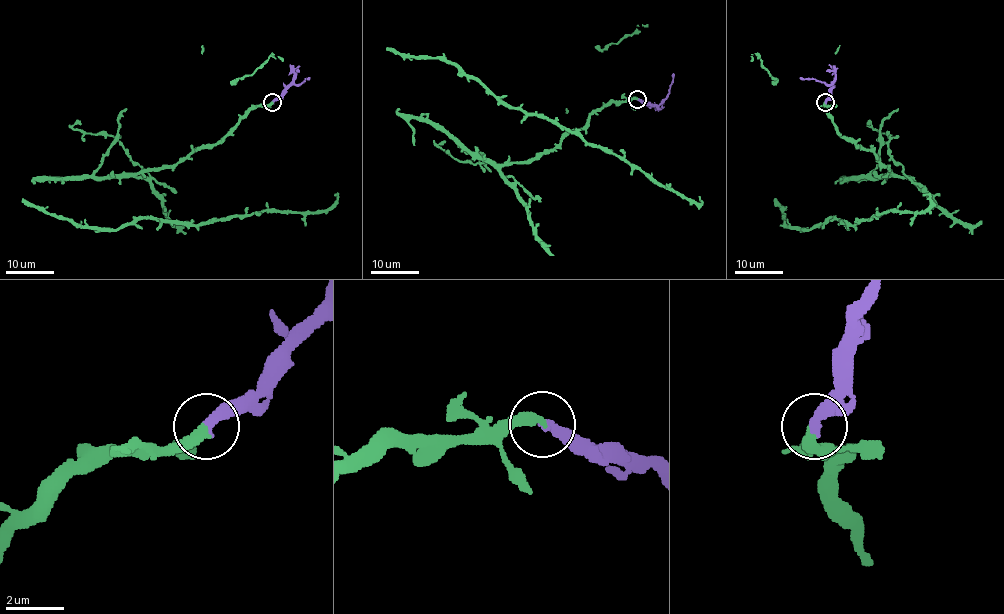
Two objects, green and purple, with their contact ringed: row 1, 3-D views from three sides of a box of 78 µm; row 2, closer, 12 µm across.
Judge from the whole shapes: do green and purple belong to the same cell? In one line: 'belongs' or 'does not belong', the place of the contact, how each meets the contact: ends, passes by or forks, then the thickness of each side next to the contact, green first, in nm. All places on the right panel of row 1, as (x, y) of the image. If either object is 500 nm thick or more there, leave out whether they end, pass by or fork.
belongs; place (825, 102); green ends; purple ends; calibres 340 and 360 nm

